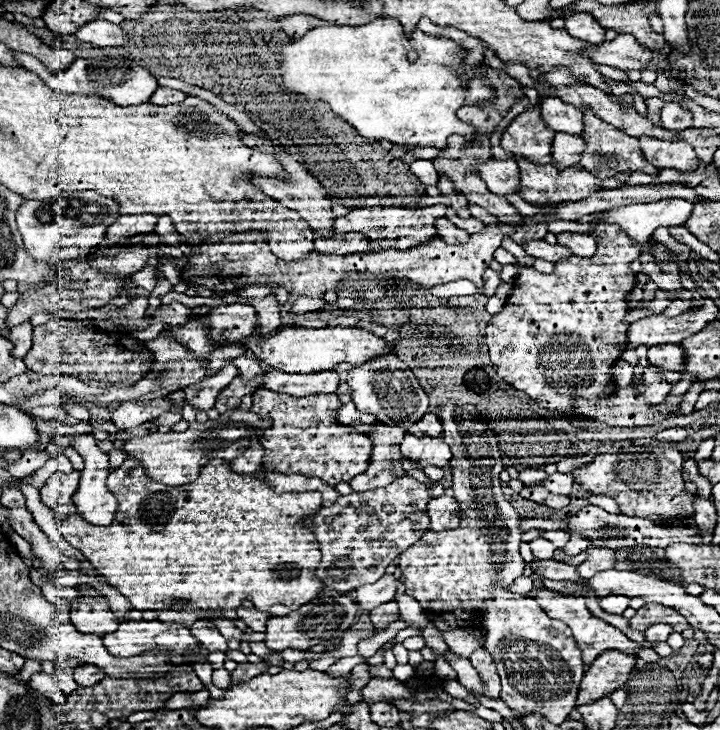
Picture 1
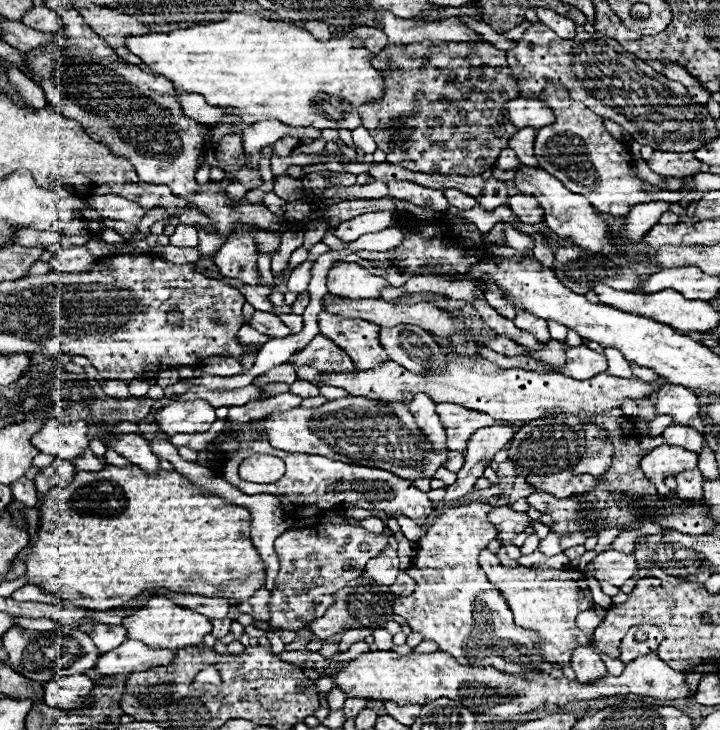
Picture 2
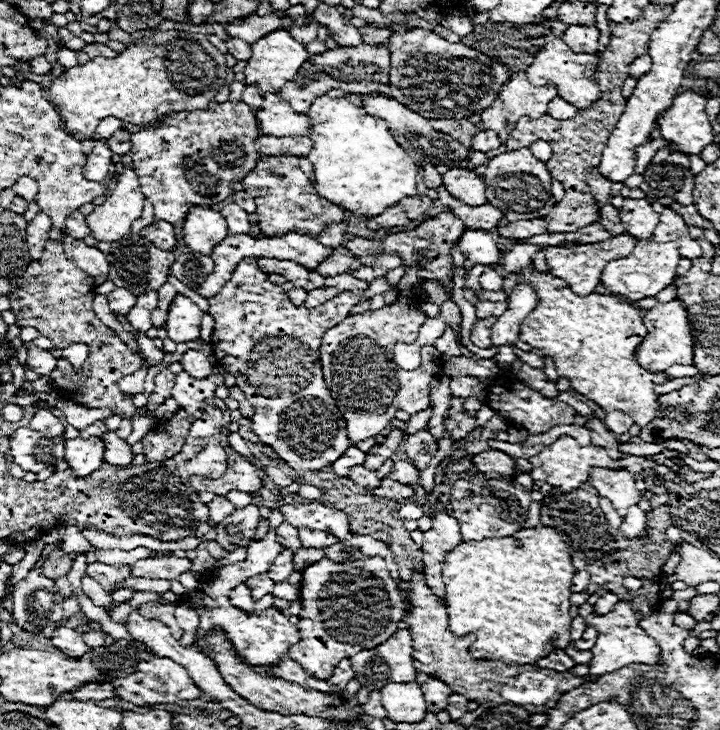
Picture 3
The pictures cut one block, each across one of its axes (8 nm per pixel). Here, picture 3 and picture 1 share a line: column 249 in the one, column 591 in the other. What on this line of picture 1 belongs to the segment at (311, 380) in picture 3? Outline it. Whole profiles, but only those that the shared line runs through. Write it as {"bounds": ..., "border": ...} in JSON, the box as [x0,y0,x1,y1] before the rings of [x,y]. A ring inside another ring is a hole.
{"bounds":[486,224,640,420],"border":[[[598,224],[596,230],[606,232],[598,236],[598,250],[592,258],[562,258],[554,264],[552,274],[542,274],[532,266],[518,264],[514,292],[508,296],[504,310],[494,314],[486,328],[486,342],[498,376],[510,382],[516,390],[534,398],[542,408],[554,410],[562,418],[570,420],[584,418],[572,410],[574,398],[586,398],[590,402],[596,402],[600,394],[612,394],[616,390],[610,368],[626,350],[626,296],[634,288],[636,280],[634,272],[630,270],[630,262],[638,260],[640,256],[638,248],[632,248],[628,234],[618,226]]]}

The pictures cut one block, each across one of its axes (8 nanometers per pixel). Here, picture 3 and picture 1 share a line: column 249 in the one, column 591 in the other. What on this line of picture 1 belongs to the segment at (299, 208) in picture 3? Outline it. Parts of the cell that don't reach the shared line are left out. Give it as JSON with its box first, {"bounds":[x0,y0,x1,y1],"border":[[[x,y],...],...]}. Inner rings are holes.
{"bounds":[518,160,600,204],"border":[[[518,160],[518,168],[520,168],[520,196],[528,202],[528,204],[560,204],[560,202],[568,202],[568,200],[582,200],[586,196],[590,196],[592,192],[600,190],[600,180],[594,178],[592,172],[572,166],[572,168],[564,168],[558,170],[554,164],[532,164],[528,160]]]}

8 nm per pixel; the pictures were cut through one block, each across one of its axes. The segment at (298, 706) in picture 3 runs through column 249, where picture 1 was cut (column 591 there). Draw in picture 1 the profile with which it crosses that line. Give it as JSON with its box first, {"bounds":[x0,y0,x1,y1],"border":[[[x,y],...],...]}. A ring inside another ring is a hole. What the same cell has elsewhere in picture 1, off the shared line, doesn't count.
{"bounds":[576,650,636,706],"border":[[[618,650],[602,652],[584,672],[576,706],[600,700],[622,688],[636,666],[636,658],[636,654],[624,654]]]}

